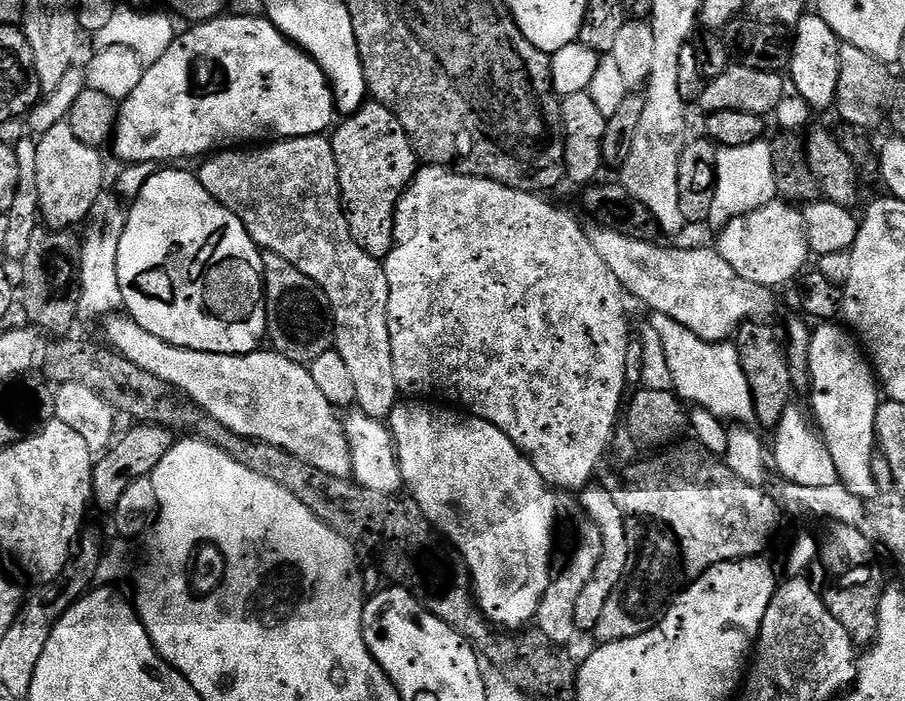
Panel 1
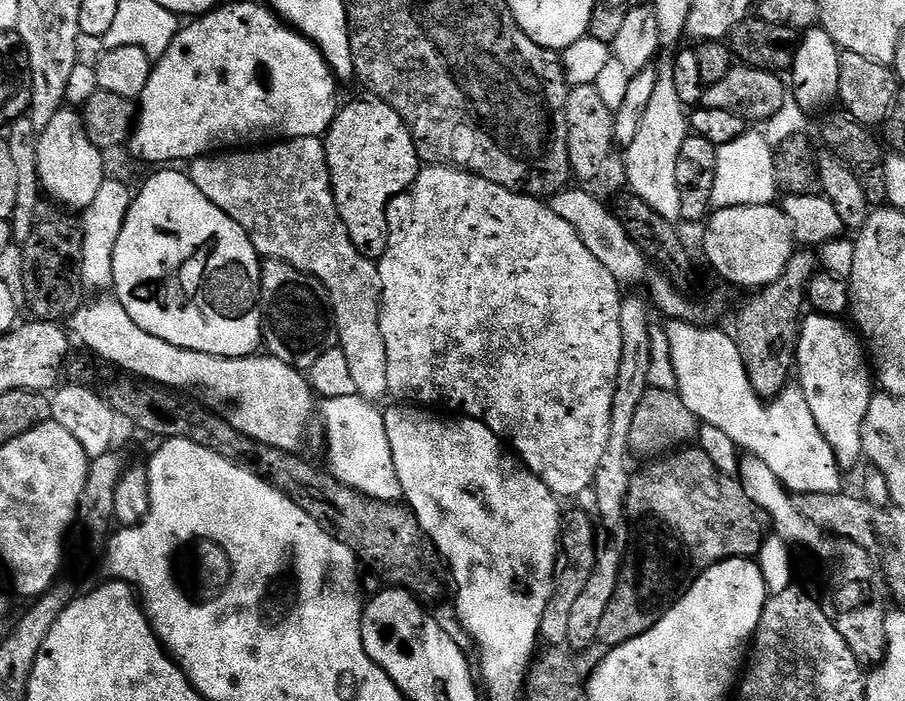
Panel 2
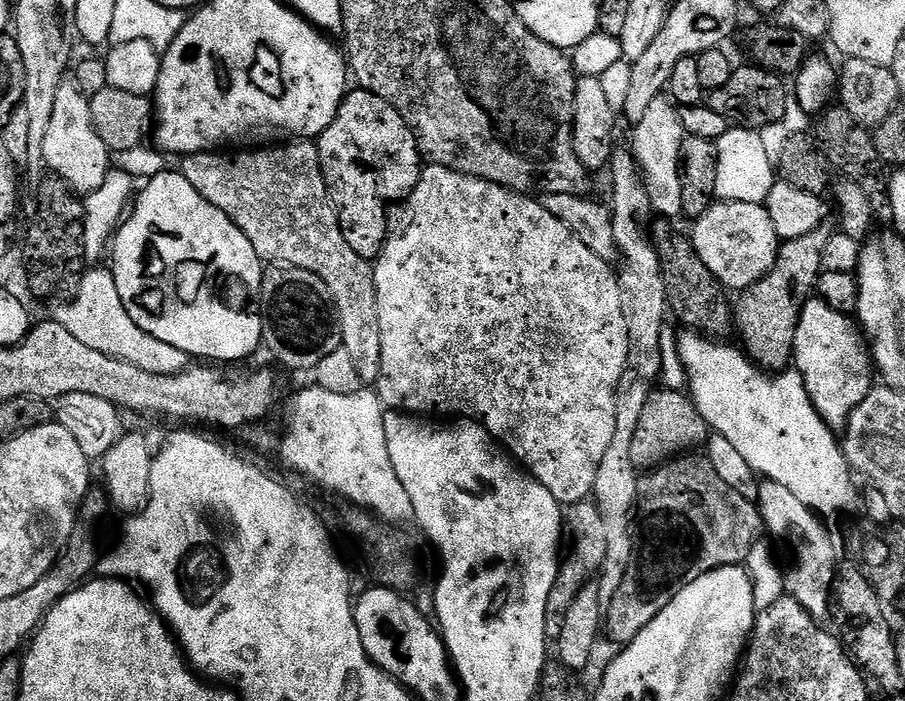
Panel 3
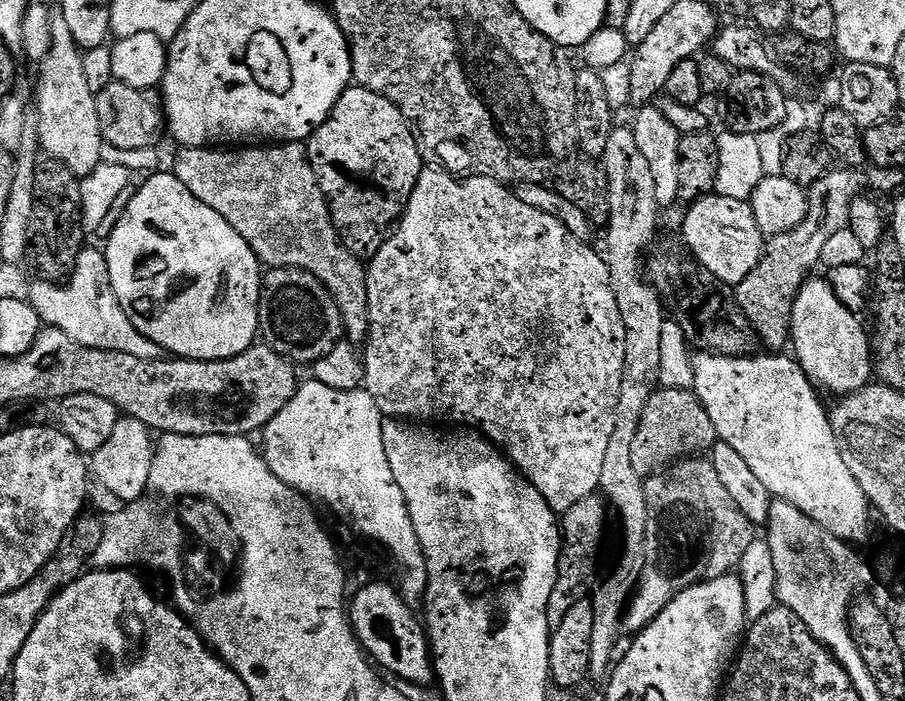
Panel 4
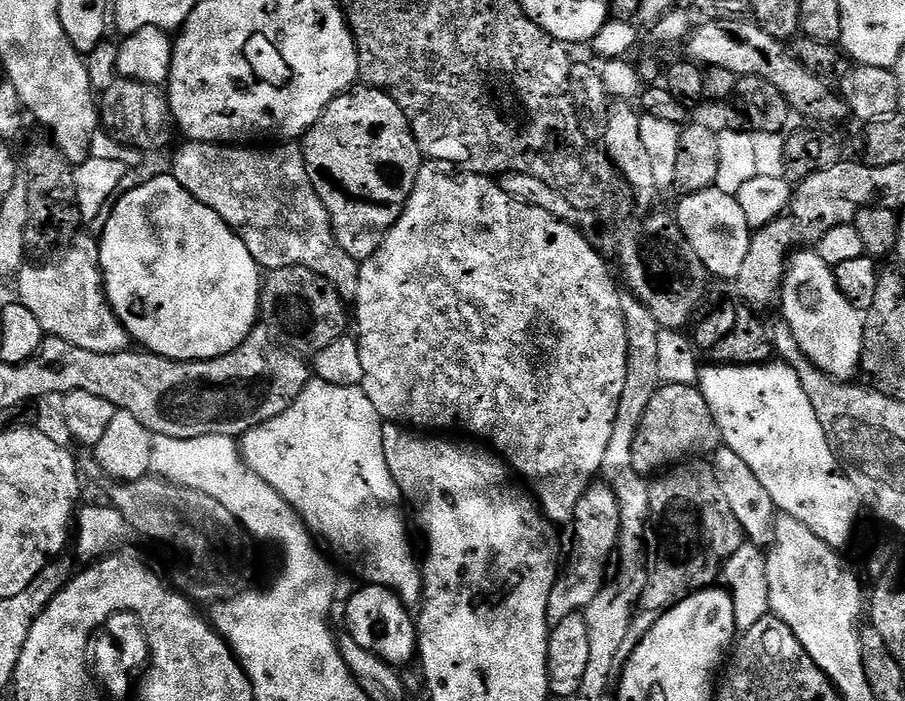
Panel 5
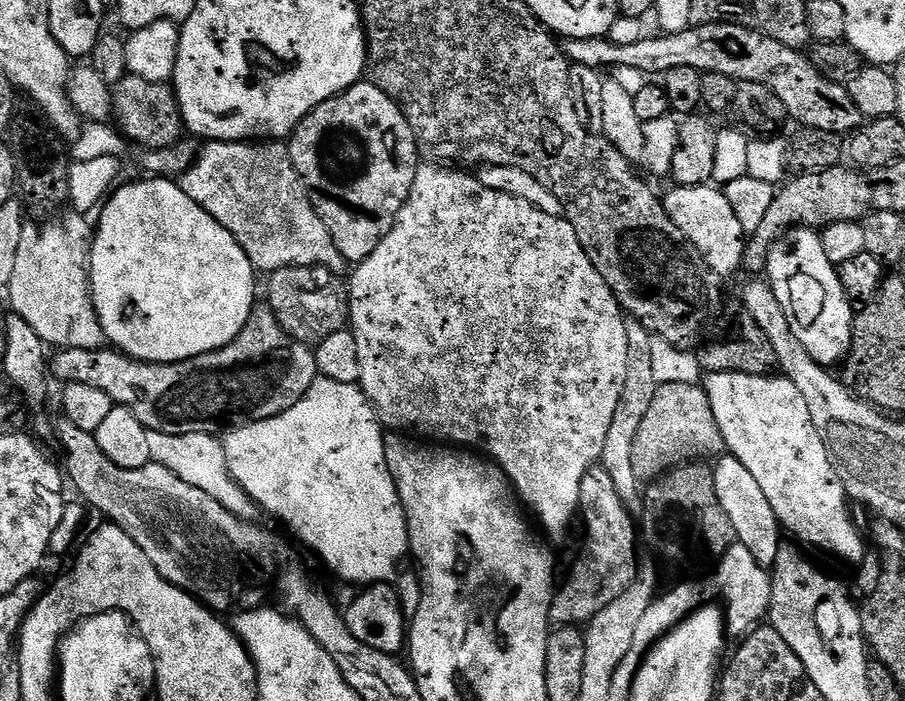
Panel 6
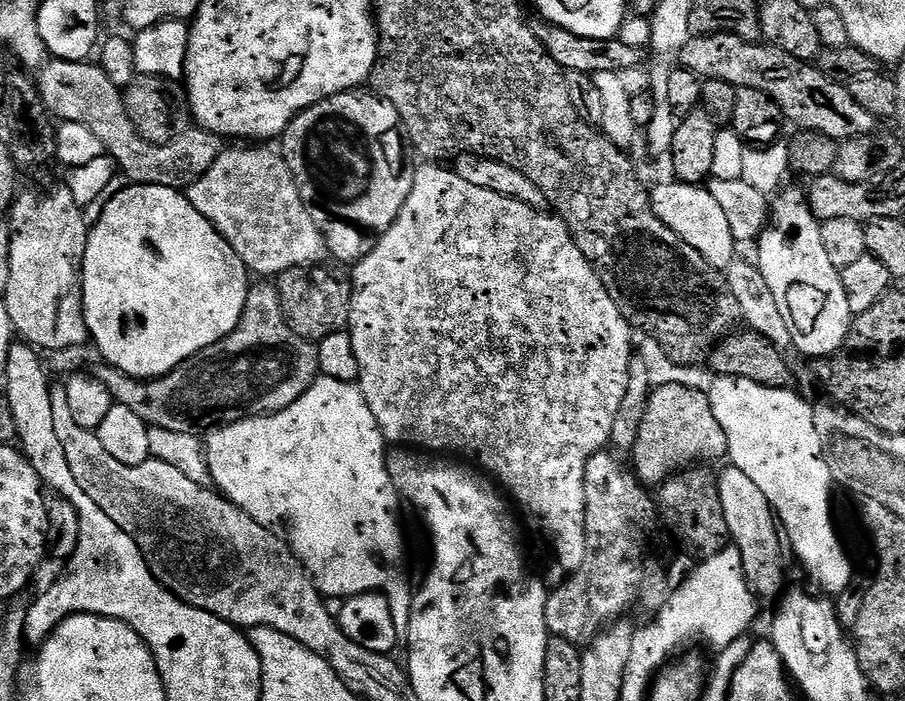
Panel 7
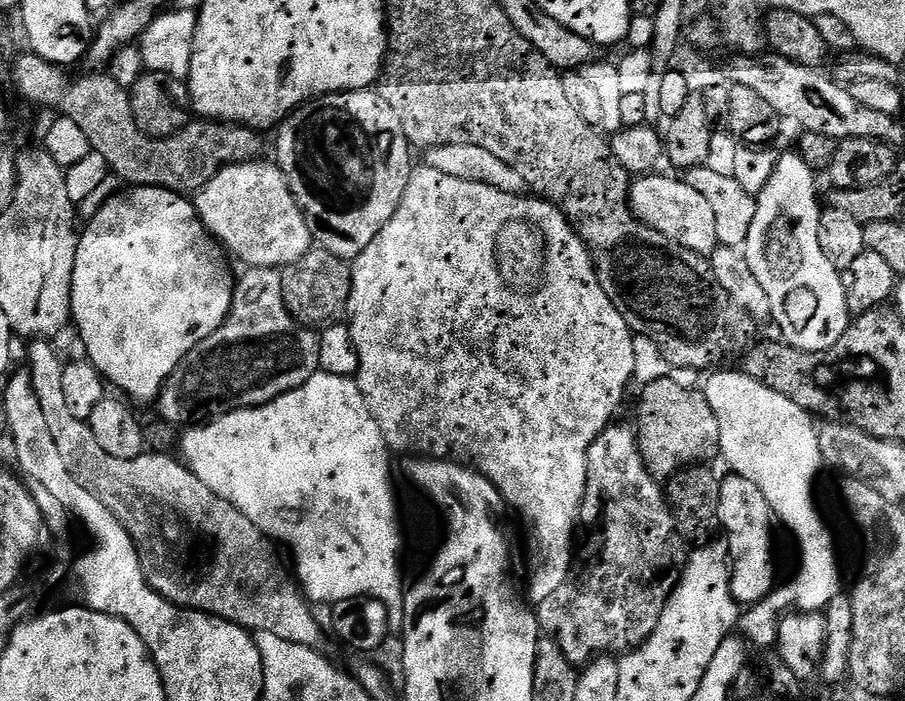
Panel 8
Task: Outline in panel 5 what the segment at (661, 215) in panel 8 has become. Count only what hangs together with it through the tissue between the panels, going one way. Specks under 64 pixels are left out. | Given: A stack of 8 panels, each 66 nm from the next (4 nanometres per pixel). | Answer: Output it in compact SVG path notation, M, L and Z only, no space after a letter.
M714 187L698 194L680 196L678 202L680 205L674 211L674 219L680 225L686 242L690 242L694 254L698 254L704 263L709 277L735 281L738 270L742 270L746 250L750 250L754 231L746 222L746 214L742 214L742 206L738 206L735 195Z

